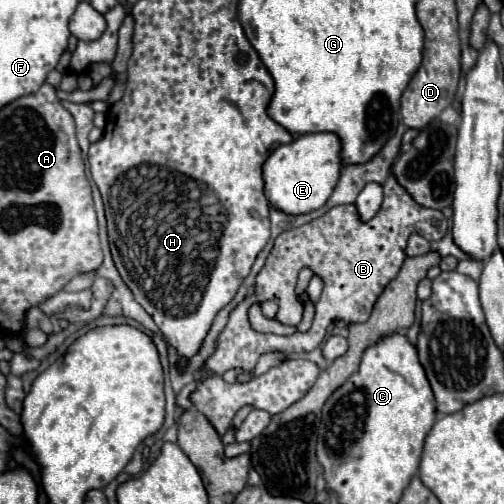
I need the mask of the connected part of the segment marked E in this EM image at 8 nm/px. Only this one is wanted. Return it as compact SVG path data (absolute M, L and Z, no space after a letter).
M312 133L300 135L294 141L276 147L270 157L262 165L264 179L264 195L270 205L288 215L302 215L320 209L328 195L332 195L332 187L336 187L336 179L340 177L340 139L332 133Z

